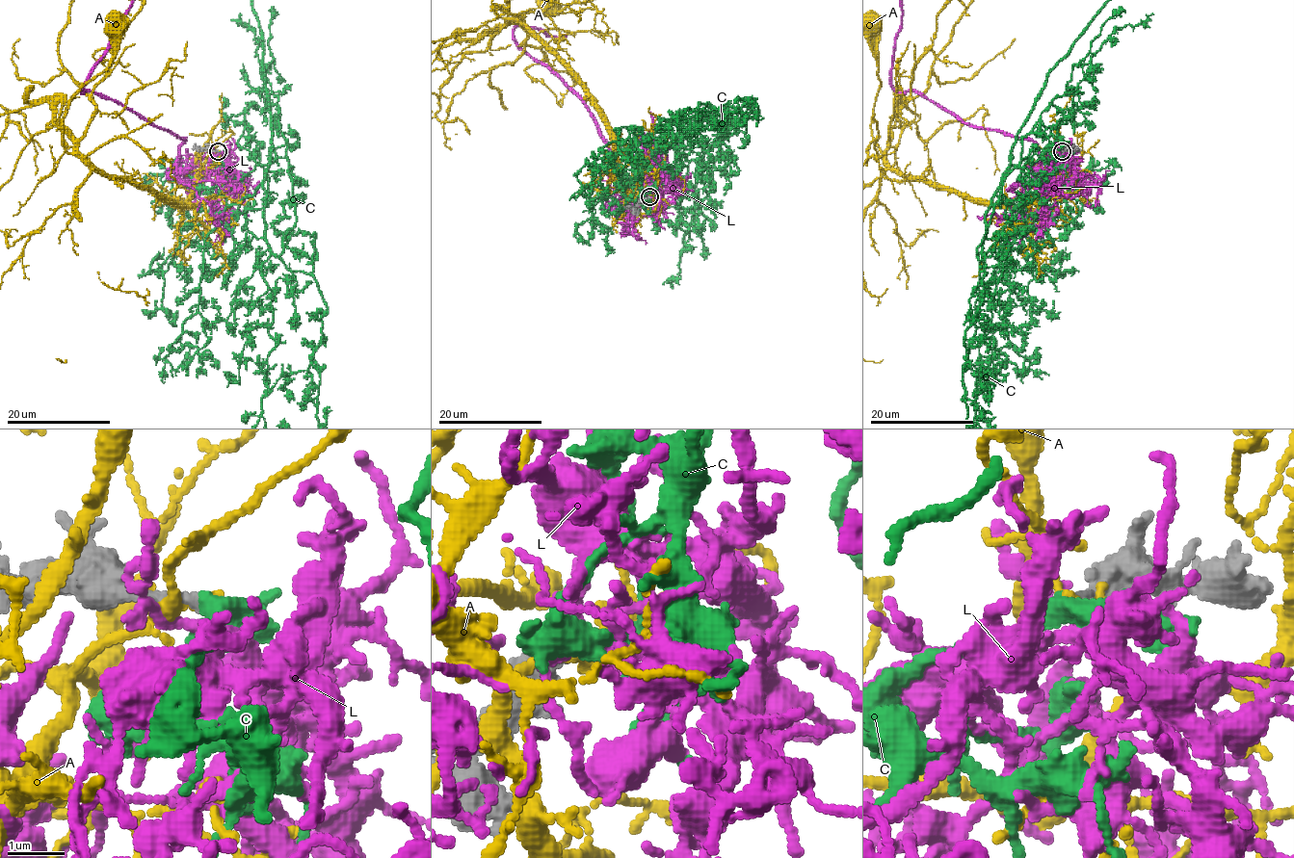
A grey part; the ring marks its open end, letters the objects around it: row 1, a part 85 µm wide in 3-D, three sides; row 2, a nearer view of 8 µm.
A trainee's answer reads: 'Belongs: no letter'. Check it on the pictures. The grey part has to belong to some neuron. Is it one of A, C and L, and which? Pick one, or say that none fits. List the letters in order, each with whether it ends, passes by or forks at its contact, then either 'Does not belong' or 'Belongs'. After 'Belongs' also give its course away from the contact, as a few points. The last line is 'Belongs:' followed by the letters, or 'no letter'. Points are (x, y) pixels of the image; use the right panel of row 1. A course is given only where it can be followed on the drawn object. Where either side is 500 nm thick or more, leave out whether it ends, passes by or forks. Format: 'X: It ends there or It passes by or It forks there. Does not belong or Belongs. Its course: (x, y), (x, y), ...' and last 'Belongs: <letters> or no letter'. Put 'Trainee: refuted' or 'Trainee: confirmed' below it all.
A: It passes by. Does not belong
C: It passes by. Belongs. Its course: (1062, 151), (1045, 159), (1018, 204), (996, 194), (1017, 130), (1047, 73), (1109, 0)
L: It passes by. Does not belong
Belongs: C
Trainee: refuted

